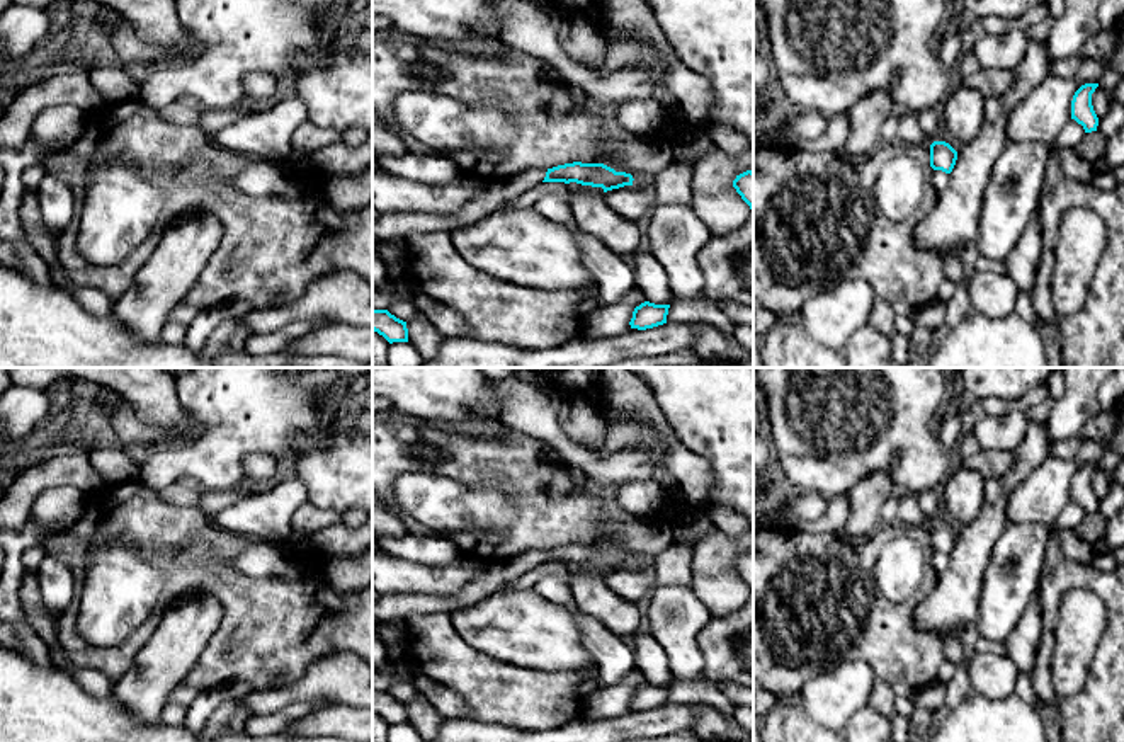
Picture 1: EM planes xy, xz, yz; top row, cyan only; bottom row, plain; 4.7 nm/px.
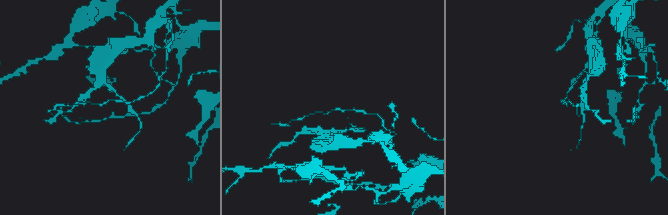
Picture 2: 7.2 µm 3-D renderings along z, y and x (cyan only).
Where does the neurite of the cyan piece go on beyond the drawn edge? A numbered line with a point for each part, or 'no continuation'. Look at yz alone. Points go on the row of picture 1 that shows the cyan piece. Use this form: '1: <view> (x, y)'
no continuation

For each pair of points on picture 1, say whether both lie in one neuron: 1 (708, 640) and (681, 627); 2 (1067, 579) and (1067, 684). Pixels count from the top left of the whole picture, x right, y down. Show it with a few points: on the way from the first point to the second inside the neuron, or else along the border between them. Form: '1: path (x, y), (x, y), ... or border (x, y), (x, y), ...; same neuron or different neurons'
1: border (711, 615), (696, 637), (703, 657), (701, 674); different neurons
2: border (1102, 599), (1070, 589), (1055, 630); different neurons

